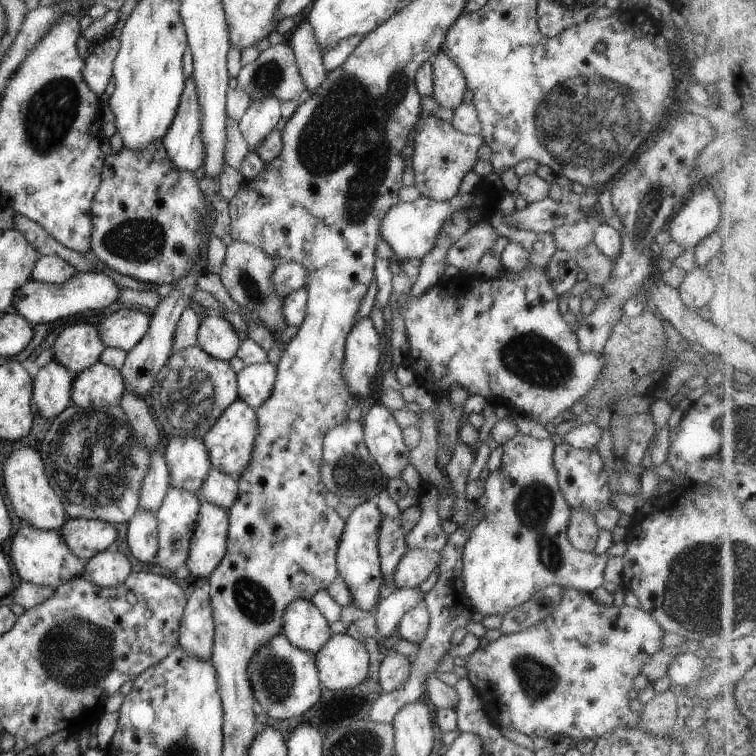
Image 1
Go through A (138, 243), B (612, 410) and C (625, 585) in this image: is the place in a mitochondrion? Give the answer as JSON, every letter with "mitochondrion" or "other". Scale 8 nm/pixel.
{"A":"mitochondrion","B":"other","C":"other"}

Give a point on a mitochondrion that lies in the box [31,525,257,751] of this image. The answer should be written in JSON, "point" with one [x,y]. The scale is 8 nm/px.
{"point":[52,649]}

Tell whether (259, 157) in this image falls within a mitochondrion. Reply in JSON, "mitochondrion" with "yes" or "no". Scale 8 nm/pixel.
{"mitochondrion":"no"}

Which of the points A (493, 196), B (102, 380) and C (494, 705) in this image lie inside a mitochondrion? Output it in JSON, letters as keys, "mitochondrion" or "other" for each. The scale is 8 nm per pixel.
{"A":"other","B":"other","C":"other"}

